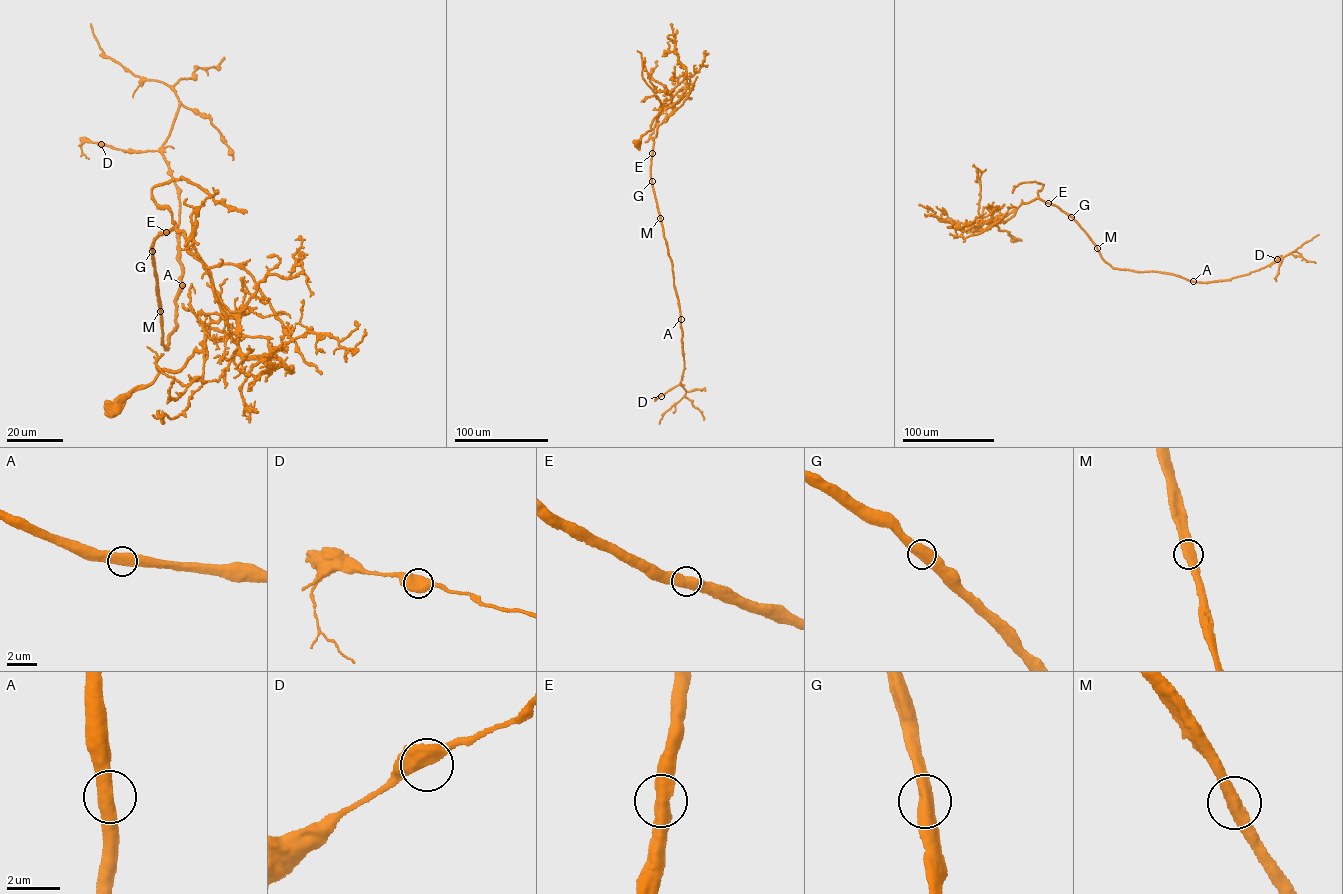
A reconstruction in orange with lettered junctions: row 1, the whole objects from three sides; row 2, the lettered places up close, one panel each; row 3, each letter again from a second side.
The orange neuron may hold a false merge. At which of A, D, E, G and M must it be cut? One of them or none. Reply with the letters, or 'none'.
none

